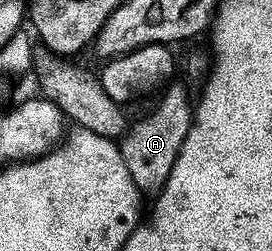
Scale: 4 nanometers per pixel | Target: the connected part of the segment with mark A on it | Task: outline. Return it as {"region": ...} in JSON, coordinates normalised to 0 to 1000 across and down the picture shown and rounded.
{"region":[[[662,327],[629,331],[610,355],[614,367],[596,398],[596,414],[551,458],[496,494],[471,518],[445,554],[438,590],[471,685],[485,697],[485,717],[500,725],[504,749],[526,777],[574,781],[596,765],[614,733],[629,685],[643,669],[647,629],[702,526],[710,494],[713,430],[688,351]]]}

